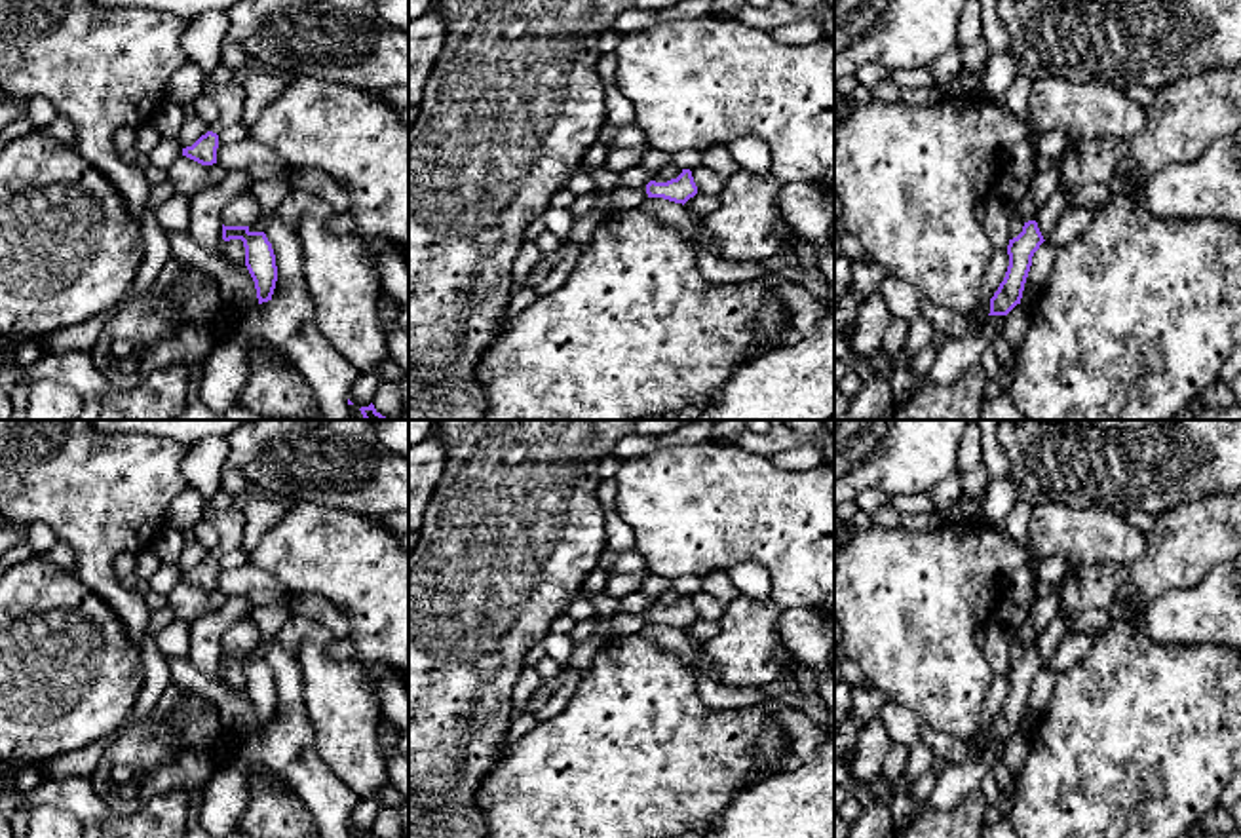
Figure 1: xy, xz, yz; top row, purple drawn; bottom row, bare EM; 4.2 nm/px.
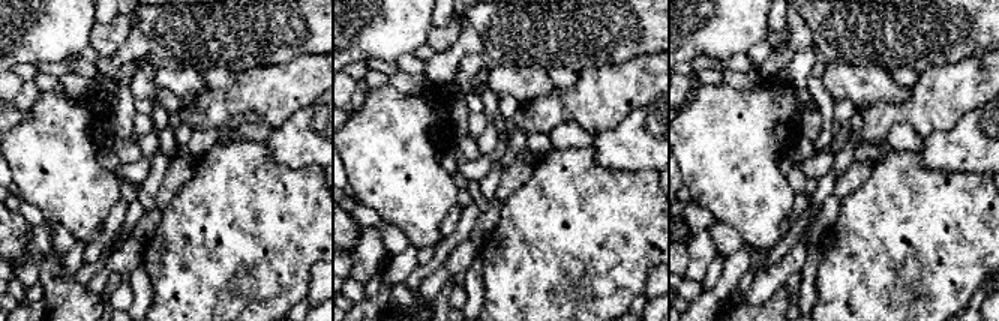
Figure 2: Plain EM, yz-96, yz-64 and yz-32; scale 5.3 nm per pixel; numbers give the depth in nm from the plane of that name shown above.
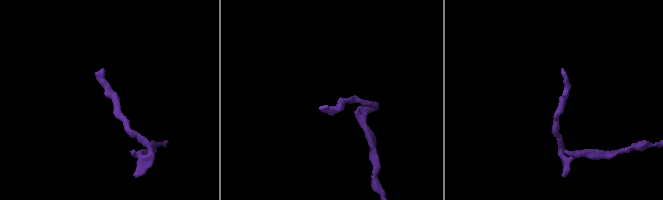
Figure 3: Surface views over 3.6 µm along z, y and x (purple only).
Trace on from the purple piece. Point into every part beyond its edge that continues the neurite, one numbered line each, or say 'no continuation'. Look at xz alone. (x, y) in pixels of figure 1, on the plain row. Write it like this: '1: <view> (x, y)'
no continuation

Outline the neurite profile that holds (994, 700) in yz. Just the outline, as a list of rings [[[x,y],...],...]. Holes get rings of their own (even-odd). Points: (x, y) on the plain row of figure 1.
[[[996,675],[979,713],[977,733],[990,728],[1009,692],[1007,675]]]

